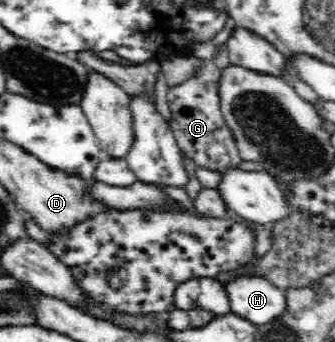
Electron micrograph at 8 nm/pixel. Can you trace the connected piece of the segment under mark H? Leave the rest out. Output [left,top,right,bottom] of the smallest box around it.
[228,276,286,326]

